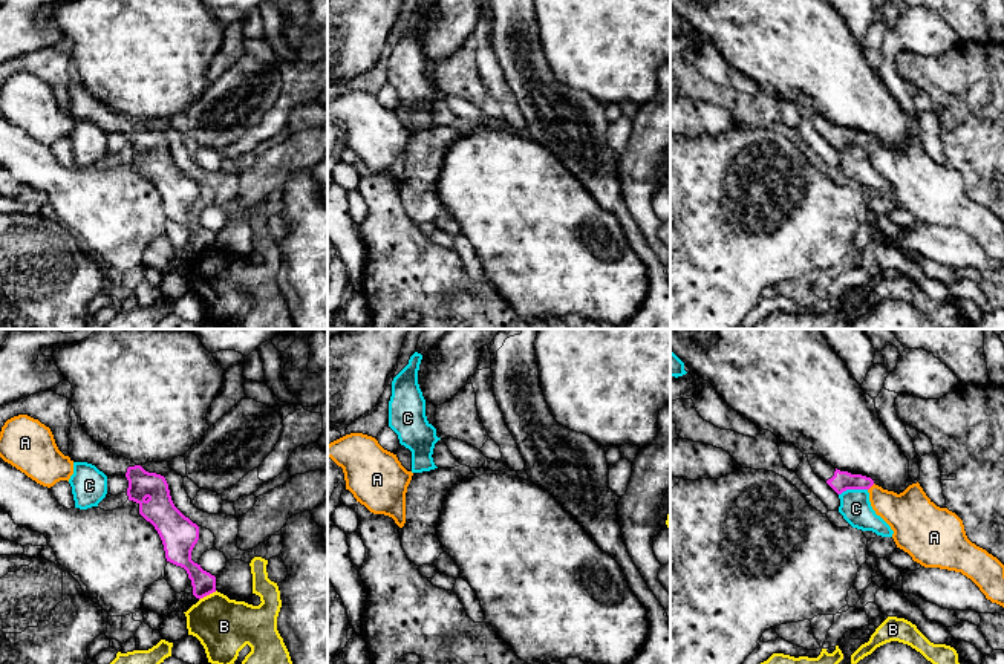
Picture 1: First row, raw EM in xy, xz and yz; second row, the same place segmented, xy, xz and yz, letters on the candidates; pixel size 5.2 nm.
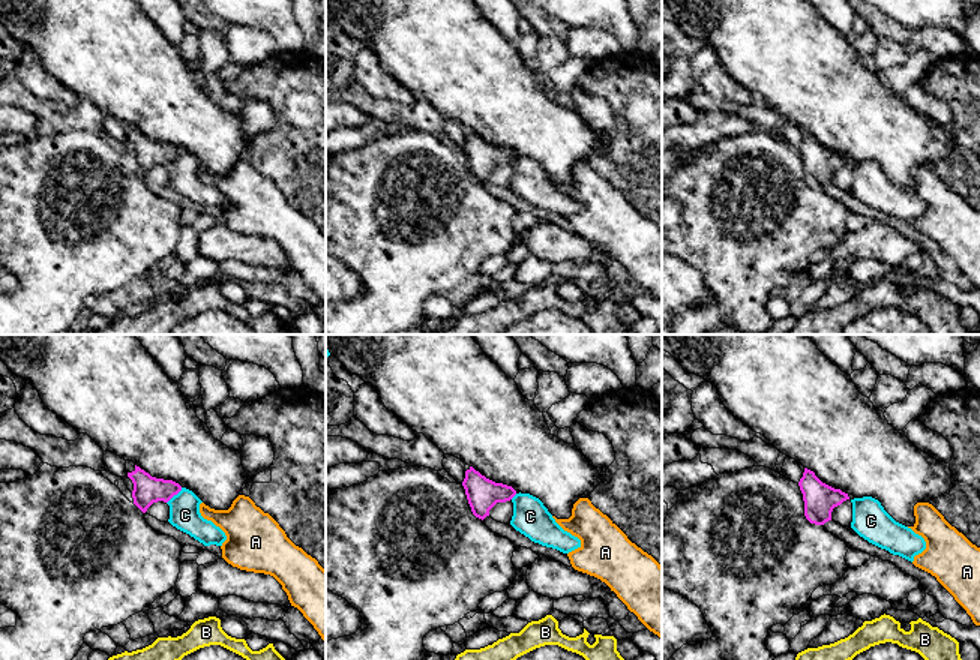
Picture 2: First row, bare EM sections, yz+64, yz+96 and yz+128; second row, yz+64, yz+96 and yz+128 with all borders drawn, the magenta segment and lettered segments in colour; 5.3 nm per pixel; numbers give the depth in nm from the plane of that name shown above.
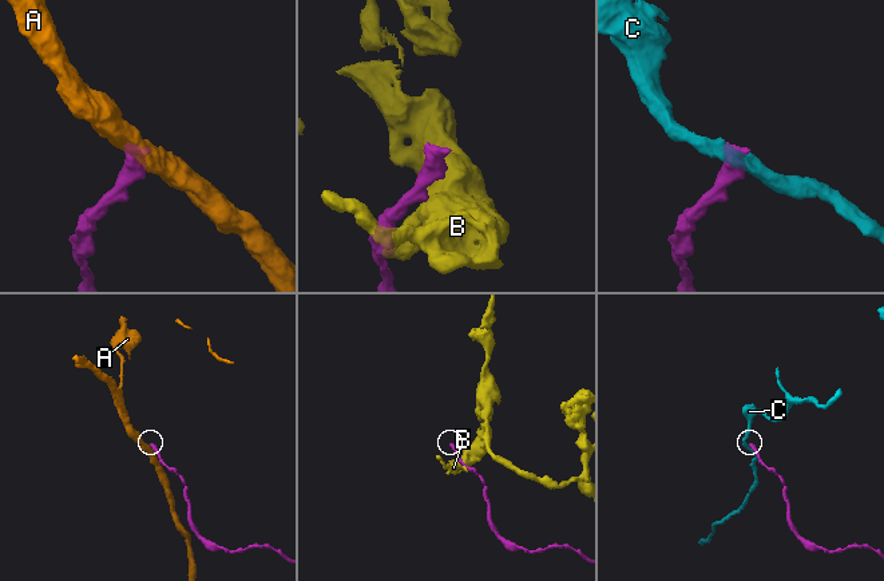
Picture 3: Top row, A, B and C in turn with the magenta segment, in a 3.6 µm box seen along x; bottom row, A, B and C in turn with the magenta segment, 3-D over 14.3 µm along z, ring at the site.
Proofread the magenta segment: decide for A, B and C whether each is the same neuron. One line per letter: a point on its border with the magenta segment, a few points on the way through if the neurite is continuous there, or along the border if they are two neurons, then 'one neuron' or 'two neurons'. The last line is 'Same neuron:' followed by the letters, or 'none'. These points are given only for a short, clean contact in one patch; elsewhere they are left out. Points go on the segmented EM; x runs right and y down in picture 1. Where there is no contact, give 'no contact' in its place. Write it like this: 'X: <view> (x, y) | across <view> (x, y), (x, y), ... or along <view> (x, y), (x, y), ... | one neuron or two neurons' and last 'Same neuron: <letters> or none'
A: yz (871, 485) | along yz (874, 484), (868, 490) | two neurons
B: xy (207, 594) | two neurons
C: yz (853, 488) | along yz (867, 488), (847, 488), (839, 494) | two neurons
Same neuron: none

